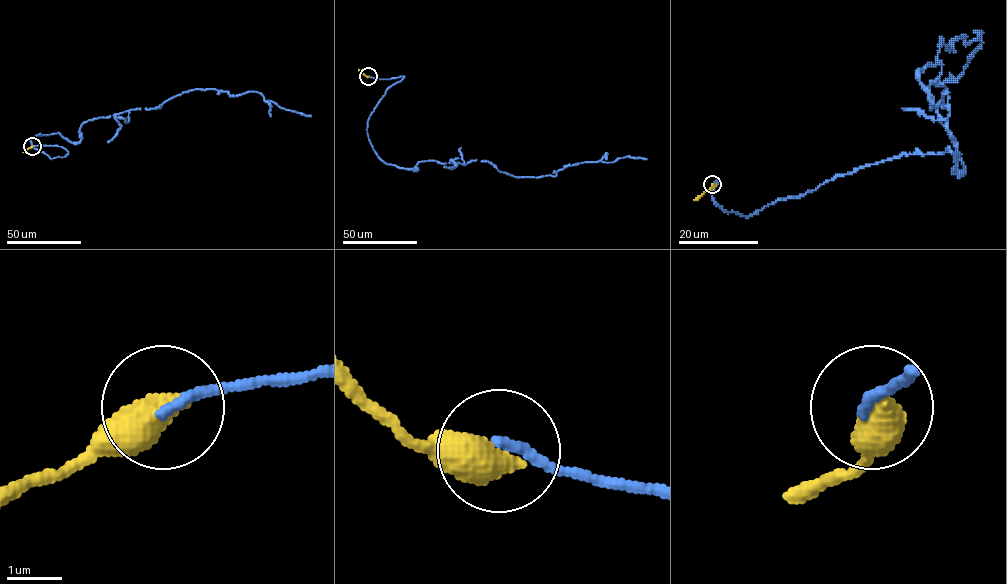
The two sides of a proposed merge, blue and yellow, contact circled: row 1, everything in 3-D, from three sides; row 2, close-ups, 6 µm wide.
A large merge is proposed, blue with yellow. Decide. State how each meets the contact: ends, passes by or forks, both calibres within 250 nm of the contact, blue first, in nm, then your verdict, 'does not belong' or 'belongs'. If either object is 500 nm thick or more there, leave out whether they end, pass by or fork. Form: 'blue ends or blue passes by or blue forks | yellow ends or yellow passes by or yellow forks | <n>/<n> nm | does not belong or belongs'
200/650 nm | does not belong

